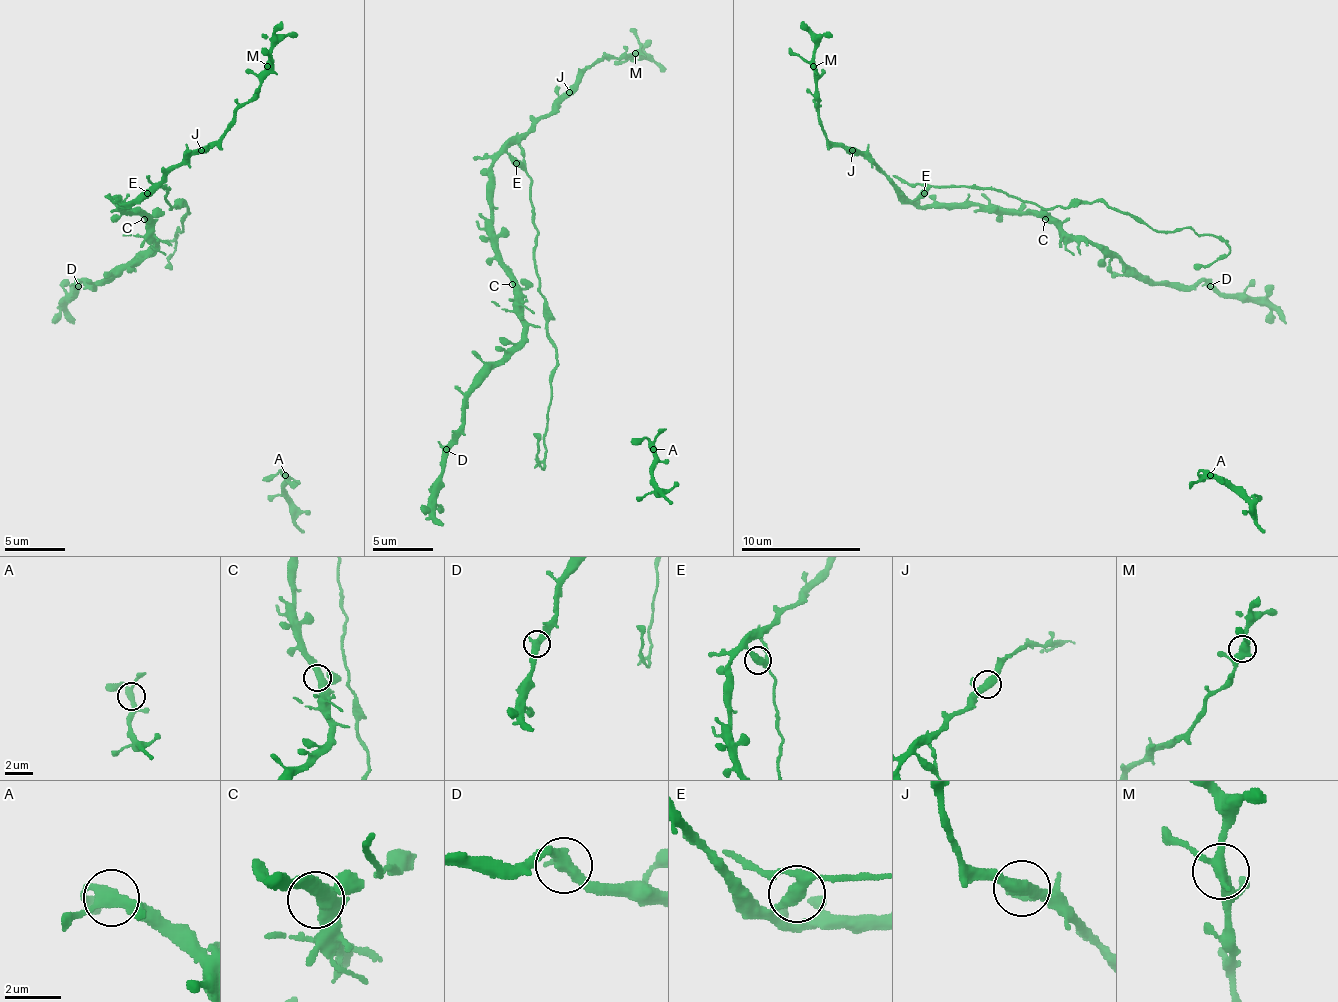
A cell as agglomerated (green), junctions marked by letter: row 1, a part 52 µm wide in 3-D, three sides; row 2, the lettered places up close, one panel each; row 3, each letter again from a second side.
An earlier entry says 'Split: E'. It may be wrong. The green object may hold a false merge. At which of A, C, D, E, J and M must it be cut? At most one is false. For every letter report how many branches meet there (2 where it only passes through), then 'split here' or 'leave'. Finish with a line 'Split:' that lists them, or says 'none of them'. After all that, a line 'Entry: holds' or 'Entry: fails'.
A: 3 branches meet; leave
C: 3 branches meet; leave
D: 2 branches meet; leave
E: 3 branches meet; split here
J: 3 branches meet; leave
M: 3 branches meet; leave
Split: E
Entry: holds

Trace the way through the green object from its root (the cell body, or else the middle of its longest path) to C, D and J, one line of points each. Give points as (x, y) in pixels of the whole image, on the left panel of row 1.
C: (189, 210), (180, 201), (177, 207), (171, 207), (165, 213), (150, 213), (144, 219)
D: (189, 210), (180, 201), (165, 213), (156, 213), (150, 246), (120, 273), (96, 286), (78, 286)
J: (189, 210), (183, 201), (171, 207), (165, 198), (168, 189), (153, 183), (156, 186), (192, 153), (201, 150)

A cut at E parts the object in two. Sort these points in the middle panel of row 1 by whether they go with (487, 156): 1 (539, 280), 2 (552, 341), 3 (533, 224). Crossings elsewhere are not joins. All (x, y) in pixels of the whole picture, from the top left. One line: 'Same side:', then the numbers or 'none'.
Same side: none

